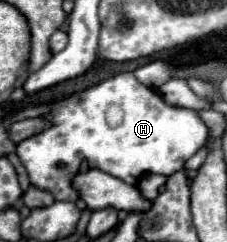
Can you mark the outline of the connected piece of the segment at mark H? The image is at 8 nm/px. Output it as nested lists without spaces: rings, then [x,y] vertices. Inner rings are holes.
[[[117,73],[95,87],[53,103],[47,119],[53,127],[21,141],[17,145],[17,155],[31,183],[51,191],[59,201],[79,199],[79,193],[71,187],[71,177],[83,161],[87,161],[89,167],[97,167],[135,185],[147,173],[169,177],[183,169],[185,161],[207,141],[207,125],[199,119],[197,111],[167,105],[161,95],[139,83],[133,73]],[[109,105],[119,105],[123,109],[123,119],[117,127],[107,125]]]

